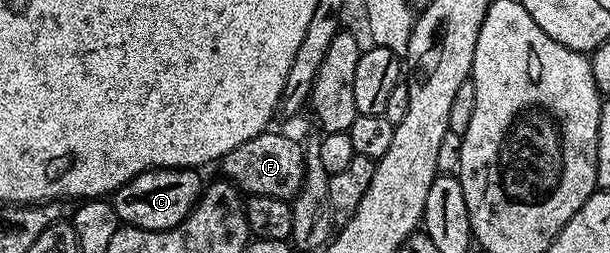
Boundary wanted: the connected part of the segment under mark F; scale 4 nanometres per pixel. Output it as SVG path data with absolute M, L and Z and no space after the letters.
M264 131L241 143L221 158L222 176L234 183L244 194L261 197L294 198L303 185L304 146L283 133Z

